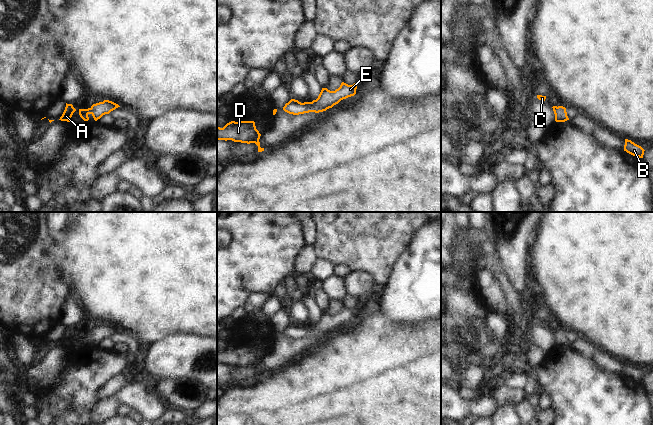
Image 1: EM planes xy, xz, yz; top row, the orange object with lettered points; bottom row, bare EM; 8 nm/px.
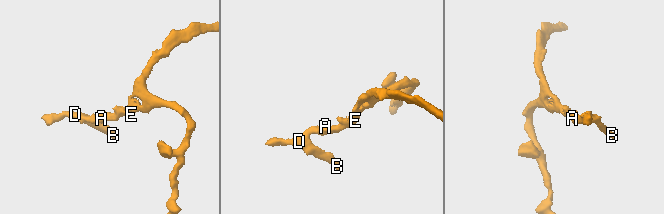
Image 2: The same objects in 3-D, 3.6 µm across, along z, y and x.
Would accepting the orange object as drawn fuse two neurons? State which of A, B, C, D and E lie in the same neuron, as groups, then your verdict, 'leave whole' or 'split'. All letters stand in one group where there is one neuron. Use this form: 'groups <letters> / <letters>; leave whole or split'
groups A B C D E; leave whole

